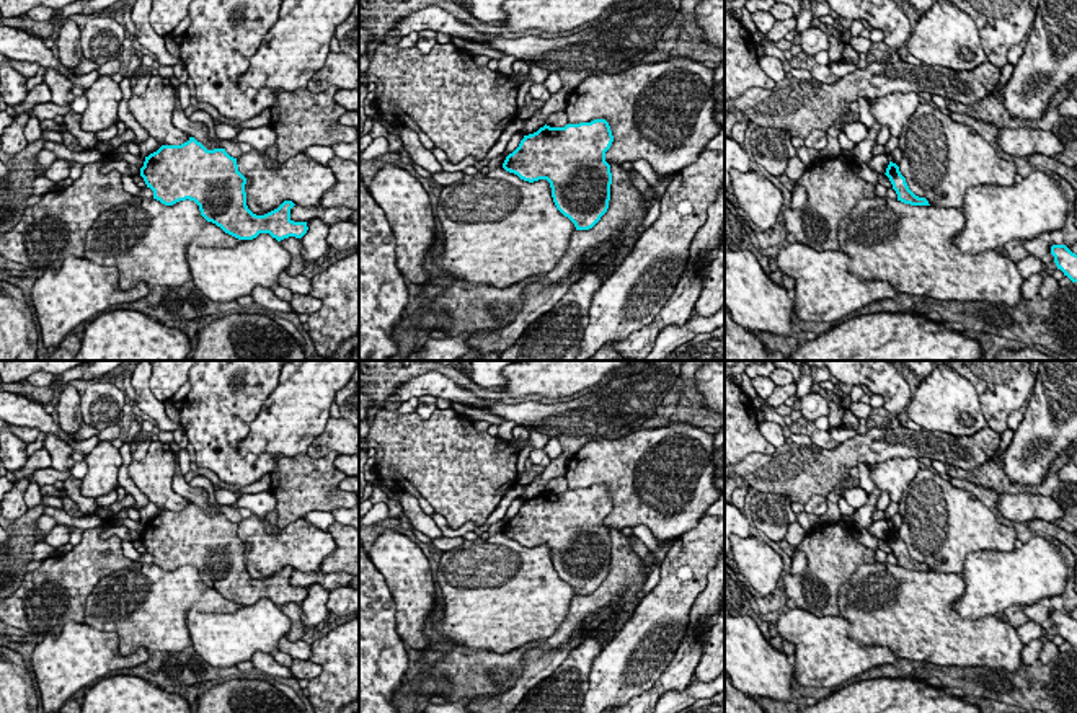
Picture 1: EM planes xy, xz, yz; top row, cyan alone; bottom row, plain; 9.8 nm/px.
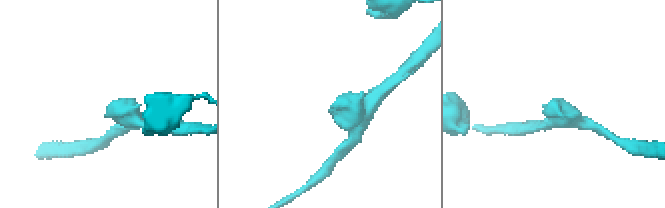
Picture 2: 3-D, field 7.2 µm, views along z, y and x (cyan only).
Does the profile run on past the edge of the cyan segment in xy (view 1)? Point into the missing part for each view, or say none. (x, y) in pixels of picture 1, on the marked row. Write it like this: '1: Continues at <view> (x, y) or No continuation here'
1: No continuation here

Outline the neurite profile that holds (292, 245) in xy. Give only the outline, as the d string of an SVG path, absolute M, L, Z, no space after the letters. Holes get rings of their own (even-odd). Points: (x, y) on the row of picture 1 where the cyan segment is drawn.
M289 237L279 241L290 255L290 264L287 268L289 276L299 276L304 272L304 256L302 256L302 241L300 238Z

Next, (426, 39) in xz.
M423 29L418 33L416 49L423 54L429 54L431 49L437 44L437 33Z

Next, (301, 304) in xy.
M294 294L289 303L292 307L292 312L295 312L297 315L302 313L312 315L318 312L323 305L320 299L312 297L310 294L308 295Z

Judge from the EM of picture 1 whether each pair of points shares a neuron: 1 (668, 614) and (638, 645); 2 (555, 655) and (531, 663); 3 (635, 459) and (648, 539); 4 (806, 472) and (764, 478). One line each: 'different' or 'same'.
1: same
2: same
3: different
4: same

